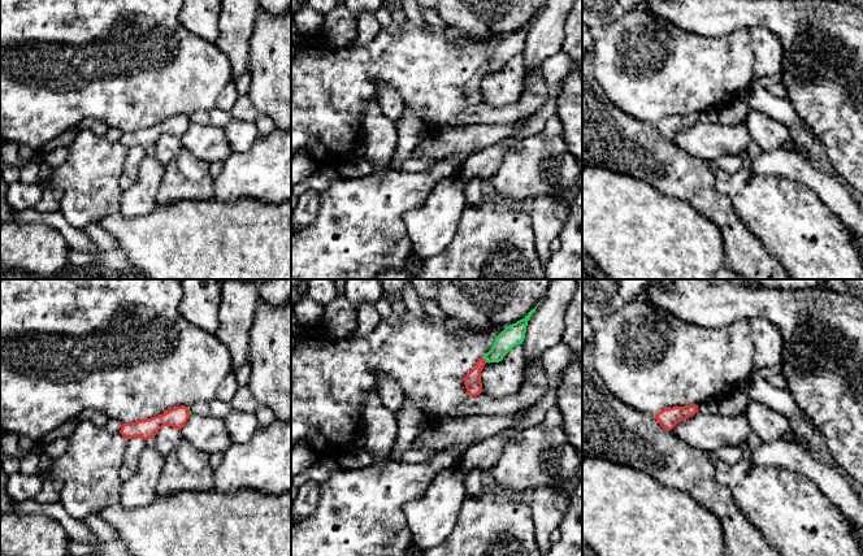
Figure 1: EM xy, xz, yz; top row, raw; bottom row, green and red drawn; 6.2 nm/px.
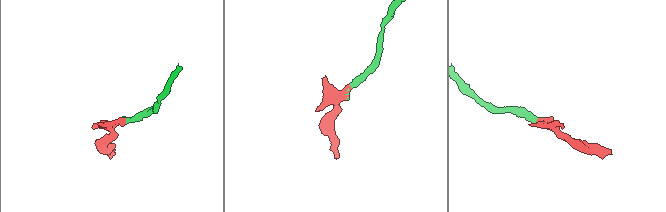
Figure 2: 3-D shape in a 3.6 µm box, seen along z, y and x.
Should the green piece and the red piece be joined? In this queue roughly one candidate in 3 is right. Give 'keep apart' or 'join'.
join

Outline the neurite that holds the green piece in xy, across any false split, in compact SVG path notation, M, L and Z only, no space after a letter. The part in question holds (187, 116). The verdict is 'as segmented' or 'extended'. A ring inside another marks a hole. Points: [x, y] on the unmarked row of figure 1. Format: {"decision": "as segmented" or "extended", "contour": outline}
{"decision": "extended", "contour": "M175 116L162 123L147 129L140 129L131 133L122 133L120 142L127 148L140 145L146 149L148 147L155 147L157 140L166 134L181 139L187 131L190 123L190 116Z"}

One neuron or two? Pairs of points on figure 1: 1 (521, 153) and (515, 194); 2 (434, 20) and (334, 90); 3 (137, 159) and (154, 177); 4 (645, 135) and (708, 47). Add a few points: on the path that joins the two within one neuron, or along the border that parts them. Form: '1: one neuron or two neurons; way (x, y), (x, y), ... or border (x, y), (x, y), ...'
1: one neuron; way (521, 164), (521, 174), (515, 183)
2: two neurons; border (426, 25), (442, 29), (447, 26)
3: two neurons; border (146, 155), (139, 166), (138, 178), (125, 189)
4: two neurons; border (624, 113), (654, 125)

